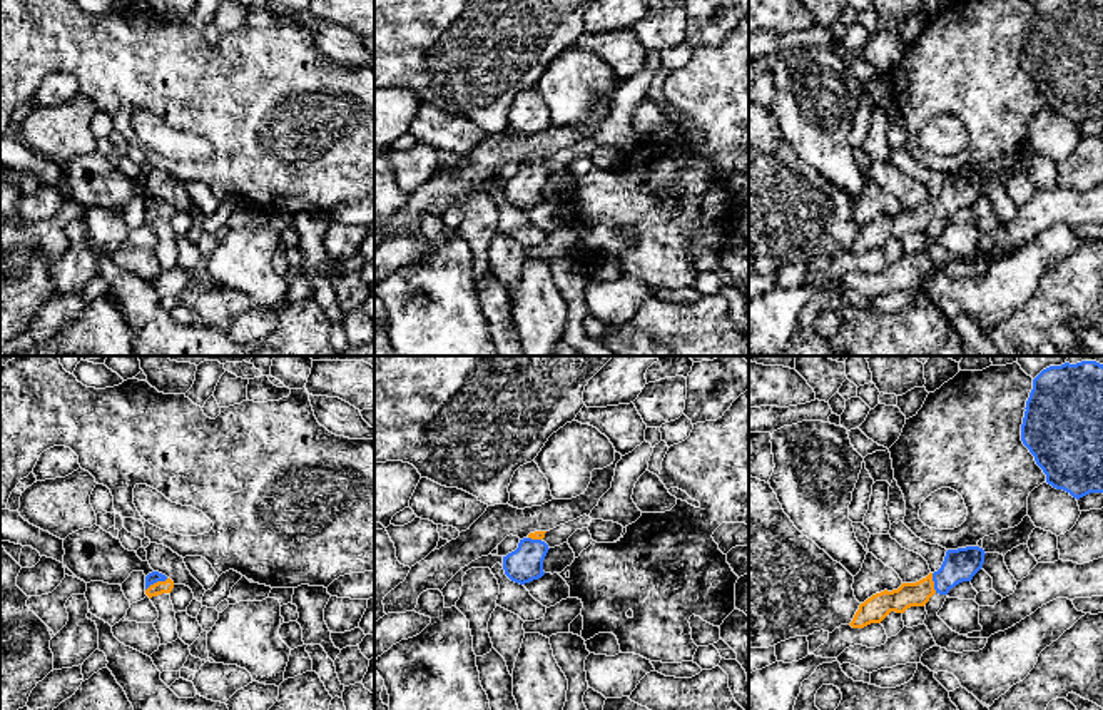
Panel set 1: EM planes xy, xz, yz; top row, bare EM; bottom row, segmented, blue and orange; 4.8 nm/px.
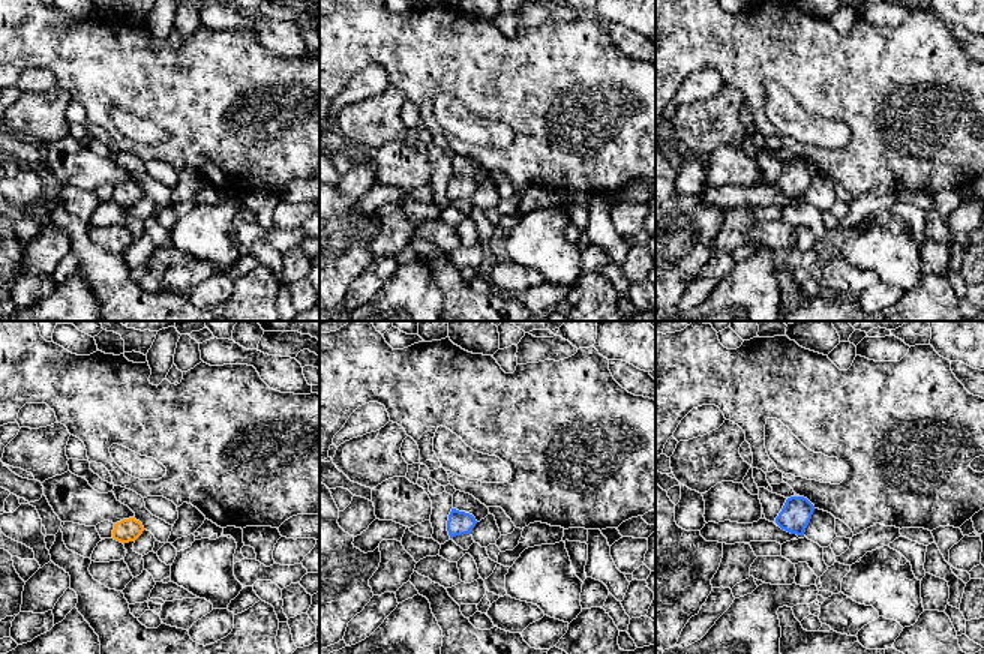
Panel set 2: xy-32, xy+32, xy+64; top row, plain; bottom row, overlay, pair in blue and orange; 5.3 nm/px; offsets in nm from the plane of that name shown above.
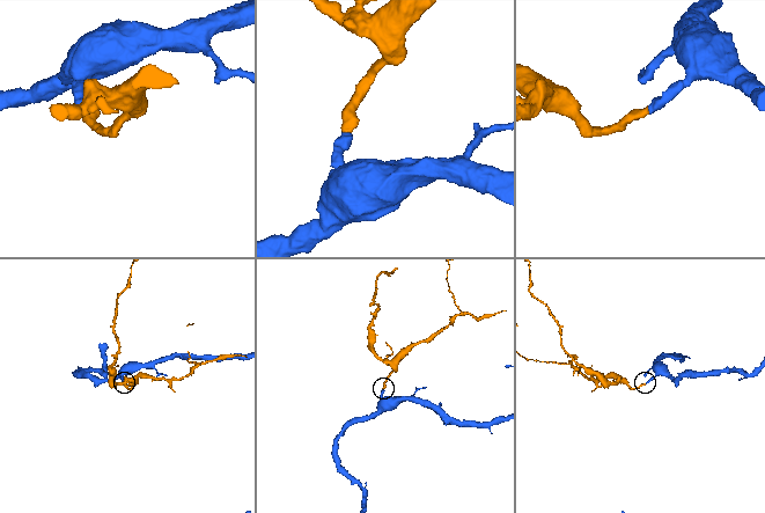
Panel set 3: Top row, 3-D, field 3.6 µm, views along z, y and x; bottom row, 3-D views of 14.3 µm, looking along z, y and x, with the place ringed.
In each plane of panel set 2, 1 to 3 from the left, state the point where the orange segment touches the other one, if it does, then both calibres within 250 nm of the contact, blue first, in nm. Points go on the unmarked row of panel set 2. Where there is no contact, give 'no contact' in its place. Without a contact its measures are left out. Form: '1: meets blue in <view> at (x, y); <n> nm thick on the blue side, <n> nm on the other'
1: no contact
2: no contact
3: no contact

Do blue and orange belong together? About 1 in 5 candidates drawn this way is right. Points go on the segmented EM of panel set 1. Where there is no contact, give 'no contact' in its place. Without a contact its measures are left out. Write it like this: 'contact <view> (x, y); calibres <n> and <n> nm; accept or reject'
contact xy (156, 582); calibres 60 and 60 nm; accept

